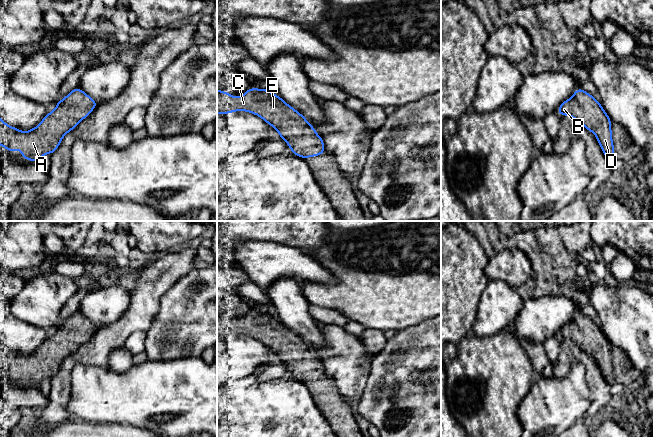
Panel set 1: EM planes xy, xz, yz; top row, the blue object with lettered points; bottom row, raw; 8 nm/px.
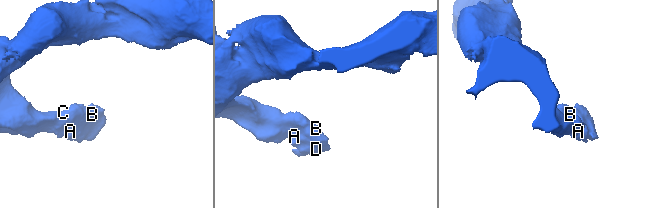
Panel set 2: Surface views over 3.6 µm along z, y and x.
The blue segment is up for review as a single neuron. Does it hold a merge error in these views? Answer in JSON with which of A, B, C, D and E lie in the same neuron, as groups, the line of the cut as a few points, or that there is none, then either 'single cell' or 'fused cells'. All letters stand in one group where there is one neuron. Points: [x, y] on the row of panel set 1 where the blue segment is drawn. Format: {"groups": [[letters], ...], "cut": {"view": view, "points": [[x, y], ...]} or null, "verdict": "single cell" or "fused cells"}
{"groups": [["A", "B", "C", "D", "E"]], "cut": null, "verdict": "single cell"}

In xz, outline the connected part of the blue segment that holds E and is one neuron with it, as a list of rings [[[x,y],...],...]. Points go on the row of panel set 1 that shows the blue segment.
[[[248,89],[242,97],[217,90],[217,113],[247,111],[260,116],[288,143],[293,155],[303,159],[324,153],[323,139],[298,111],[267,89]]]

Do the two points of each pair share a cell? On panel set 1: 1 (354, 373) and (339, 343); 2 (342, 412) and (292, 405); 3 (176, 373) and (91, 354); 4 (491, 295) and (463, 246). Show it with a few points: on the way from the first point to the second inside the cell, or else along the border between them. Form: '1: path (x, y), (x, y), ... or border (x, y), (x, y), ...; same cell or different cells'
1: path (347, 366), (344, 363), (342, 350); same cell
2: border (308, 388), (315, 405), (331, 426); different cells
3: border (85, 365), (109, 368); different cells
4: border (489, 281), (480, 296), (477, 308); different cells

